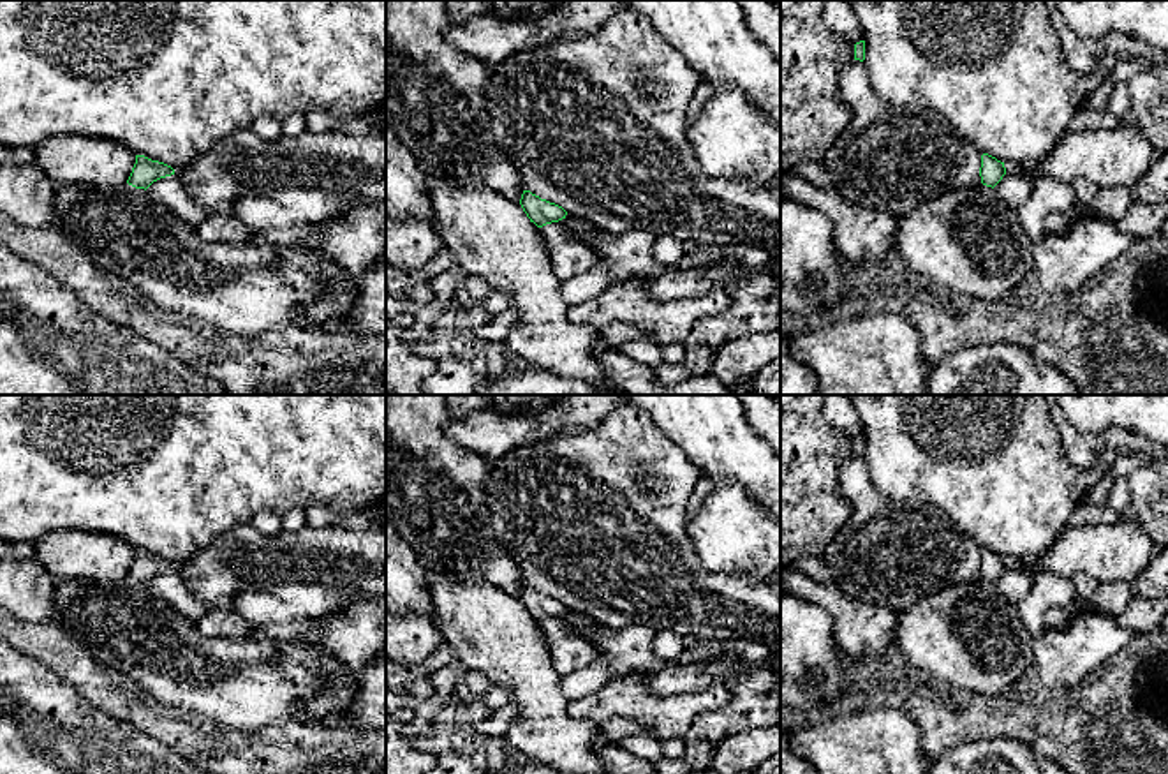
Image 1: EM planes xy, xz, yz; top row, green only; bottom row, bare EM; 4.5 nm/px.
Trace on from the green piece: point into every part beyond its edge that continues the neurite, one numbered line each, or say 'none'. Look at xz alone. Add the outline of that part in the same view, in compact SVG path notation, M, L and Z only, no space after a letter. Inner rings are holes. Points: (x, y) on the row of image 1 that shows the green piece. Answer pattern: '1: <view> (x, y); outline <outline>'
none

